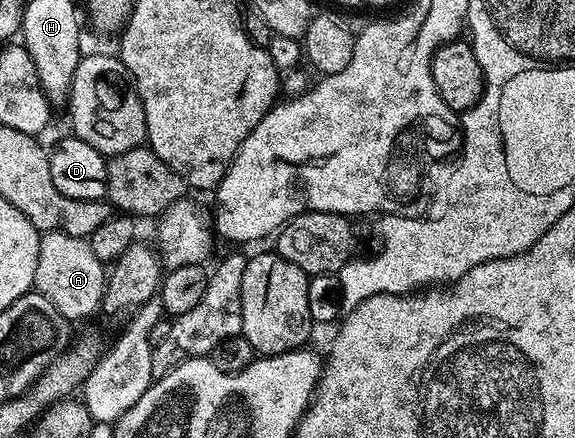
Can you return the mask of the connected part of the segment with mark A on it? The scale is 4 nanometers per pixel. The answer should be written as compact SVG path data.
M61 232L40 236L33 289L49 299L49 303L53 303L53 307L57 307L57 311L61 311L67 321L78 323L82 317L91 317L95 312L100 312L104 288L105 265L97 259L97 255L93 255L93 247L88 238Z

